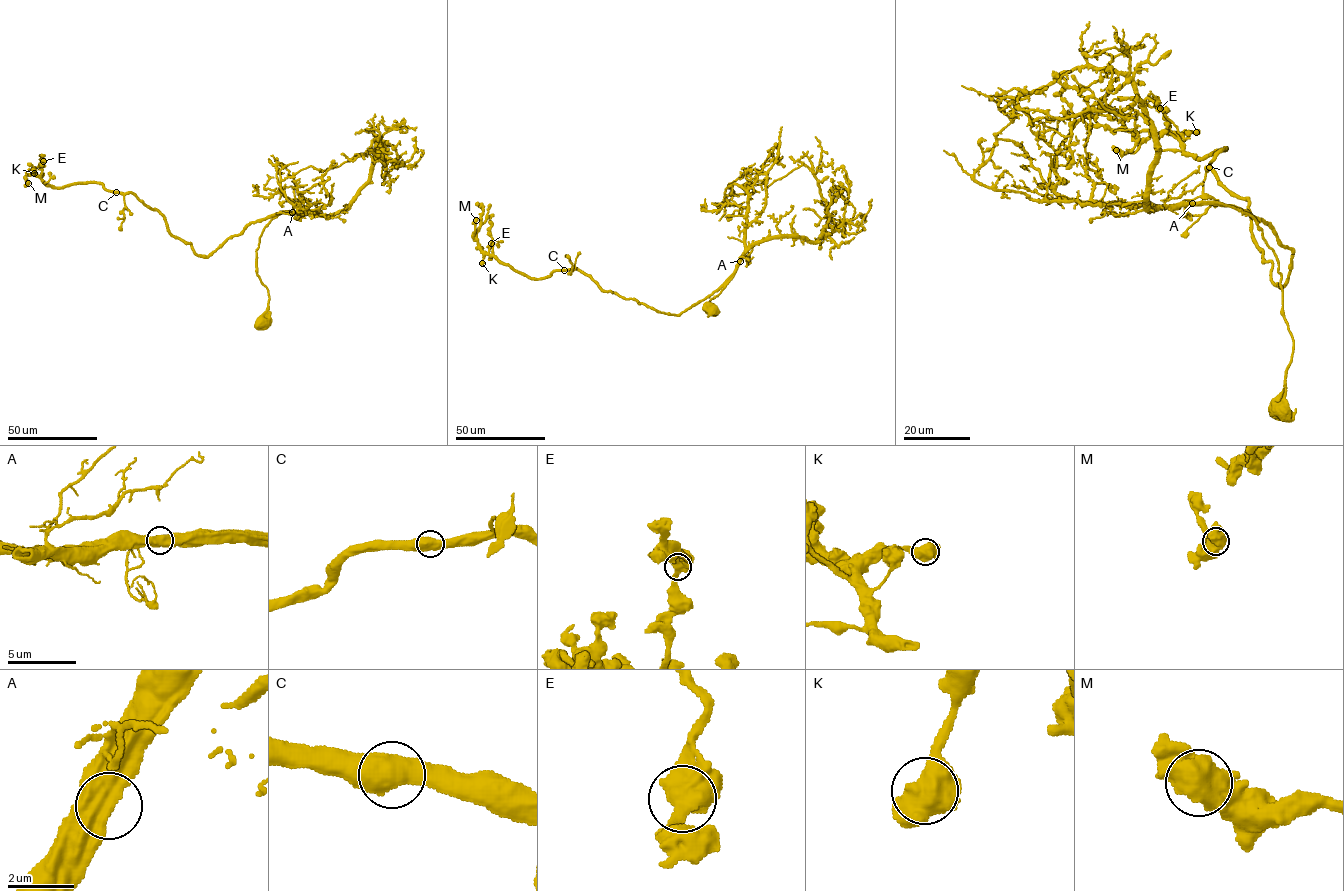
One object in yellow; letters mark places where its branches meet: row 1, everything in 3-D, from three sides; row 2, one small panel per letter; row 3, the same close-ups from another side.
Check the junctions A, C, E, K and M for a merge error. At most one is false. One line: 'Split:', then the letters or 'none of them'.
Split: none of them

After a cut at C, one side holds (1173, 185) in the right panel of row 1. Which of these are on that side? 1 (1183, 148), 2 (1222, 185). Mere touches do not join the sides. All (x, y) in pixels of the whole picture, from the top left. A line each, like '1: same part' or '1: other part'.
1: other part
2: same part

